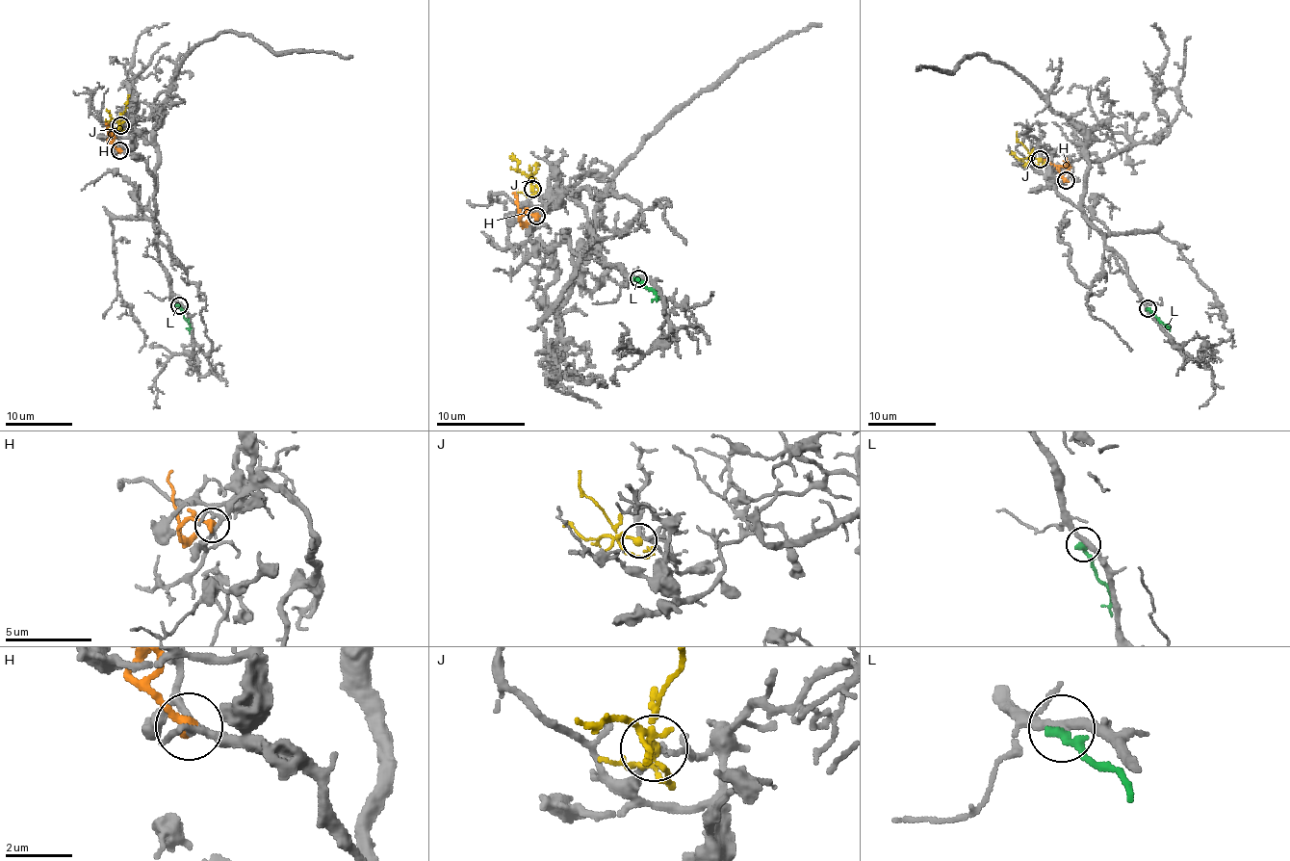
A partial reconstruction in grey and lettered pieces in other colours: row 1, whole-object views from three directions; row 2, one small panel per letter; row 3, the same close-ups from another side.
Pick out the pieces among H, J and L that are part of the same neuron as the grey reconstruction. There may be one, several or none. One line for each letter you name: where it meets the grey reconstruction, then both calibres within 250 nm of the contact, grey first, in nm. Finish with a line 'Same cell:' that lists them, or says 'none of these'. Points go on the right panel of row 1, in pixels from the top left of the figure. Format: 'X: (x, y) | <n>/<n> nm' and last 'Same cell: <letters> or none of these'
J: (1040, 159) | 140/320 nm
Same cell: J

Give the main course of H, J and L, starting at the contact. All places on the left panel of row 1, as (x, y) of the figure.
H: (120, 150), (108, 138), (109, 123)
J: (120, 125), (124, 133), (109, 128)
L: (179, 304), (190, 326), (190, 333)

